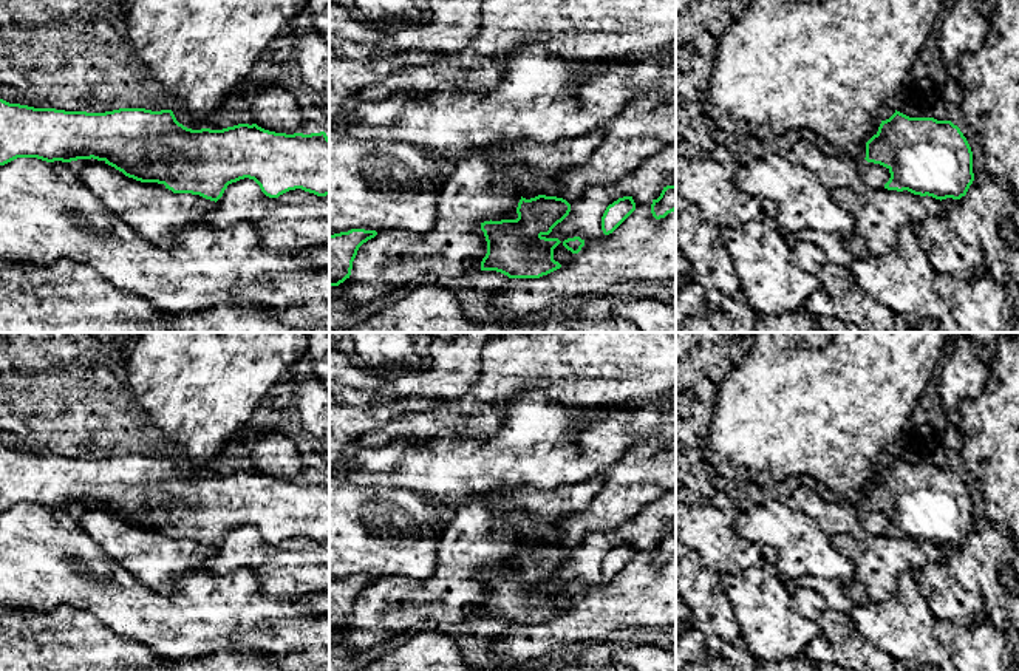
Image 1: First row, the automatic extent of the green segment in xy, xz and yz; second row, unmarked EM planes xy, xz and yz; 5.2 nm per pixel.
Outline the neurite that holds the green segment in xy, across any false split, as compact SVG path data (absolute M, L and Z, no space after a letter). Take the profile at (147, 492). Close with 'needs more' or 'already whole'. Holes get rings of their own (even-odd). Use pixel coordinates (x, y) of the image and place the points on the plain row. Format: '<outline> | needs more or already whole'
M0 445L0 512L17 504L37 504L46 509L97 506L141 529L164 530L173 540L199 541L218 547L229 530L254 526L269 544L302 535L317 543L329 541L329 484L320 479L275 479L257 470L238 470L223 476L192 476L179 470L172 456L119 455L105 459L65 458L9 450Z | already whole

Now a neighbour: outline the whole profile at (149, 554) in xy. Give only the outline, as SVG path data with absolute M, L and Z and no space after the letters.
M88 510L79 523L110 558L162 594L172 589L175 575L198 571L215 553L215 547L136 527L108 510Z

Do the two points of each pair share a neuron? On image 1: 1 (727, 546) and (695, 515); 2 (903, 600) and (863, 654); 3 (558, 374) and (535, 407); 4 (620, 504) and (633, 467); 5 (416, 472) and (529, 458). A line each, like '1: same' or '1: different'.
1: same
2: different
3: different
4: same
5: same

